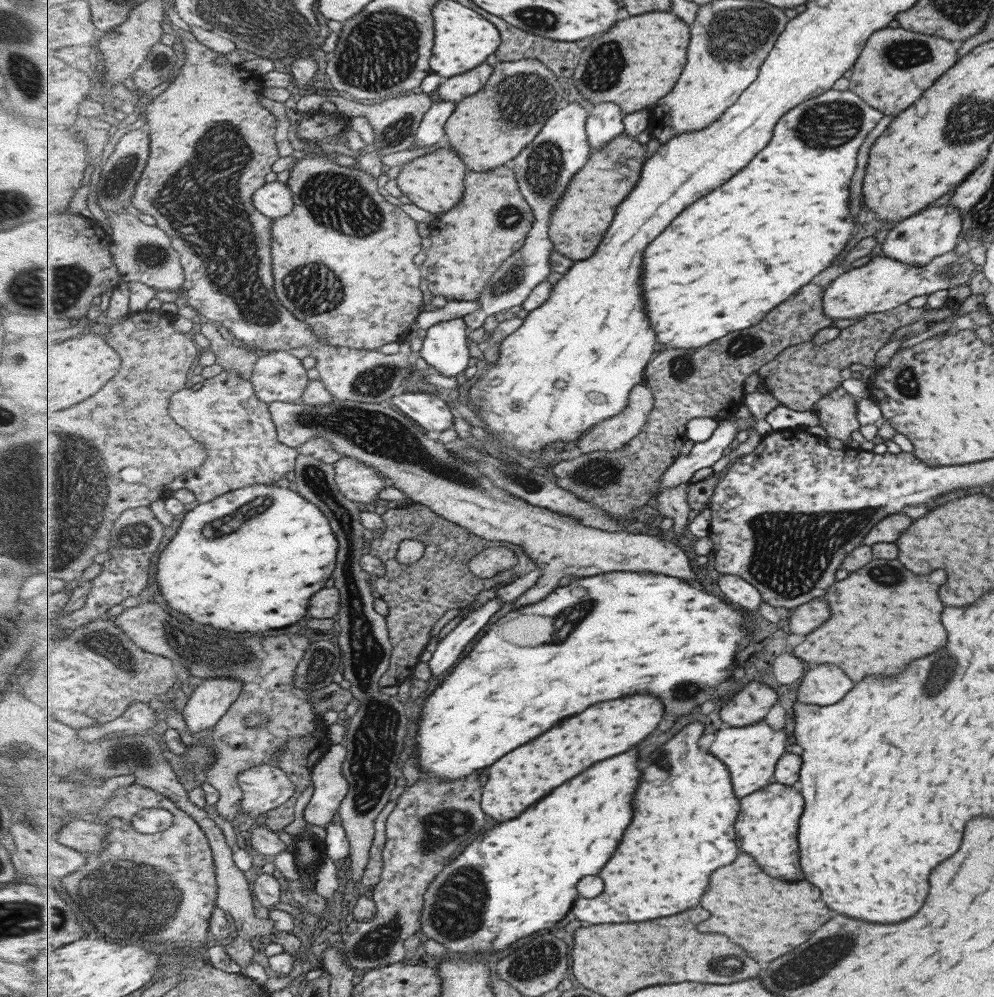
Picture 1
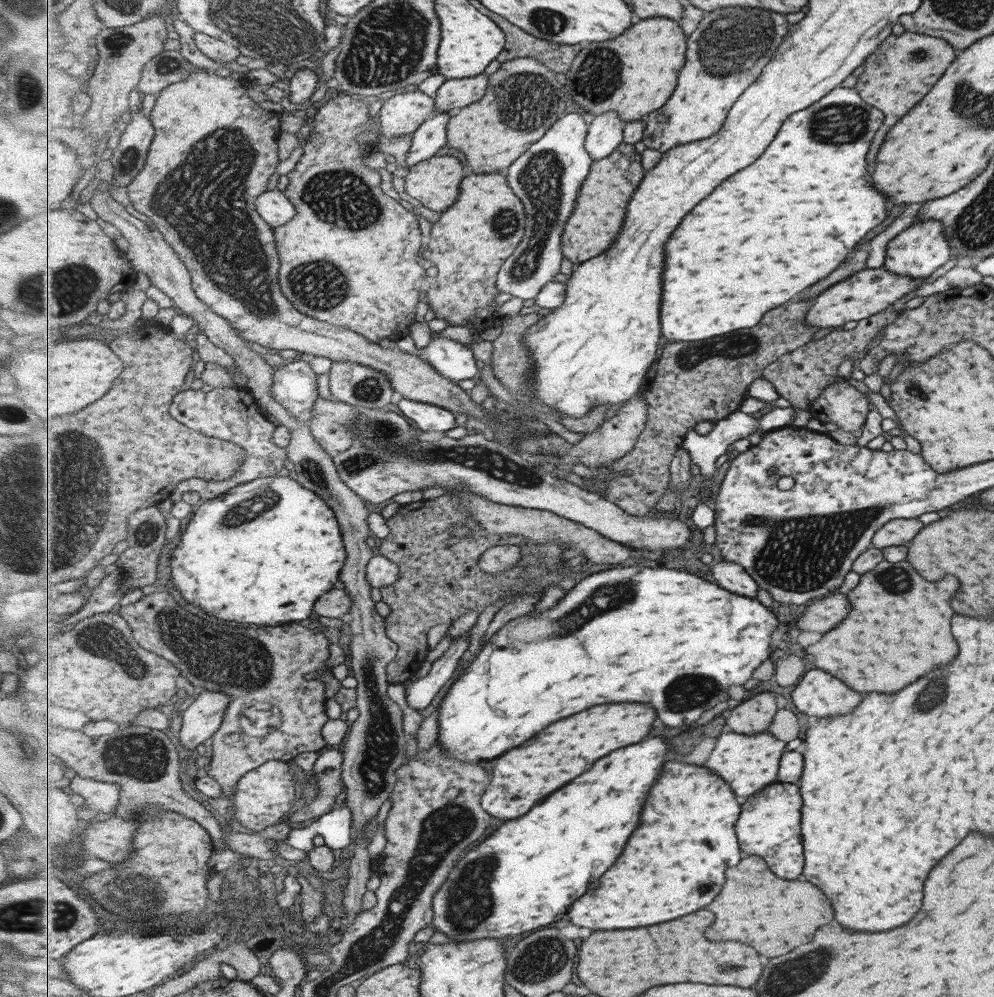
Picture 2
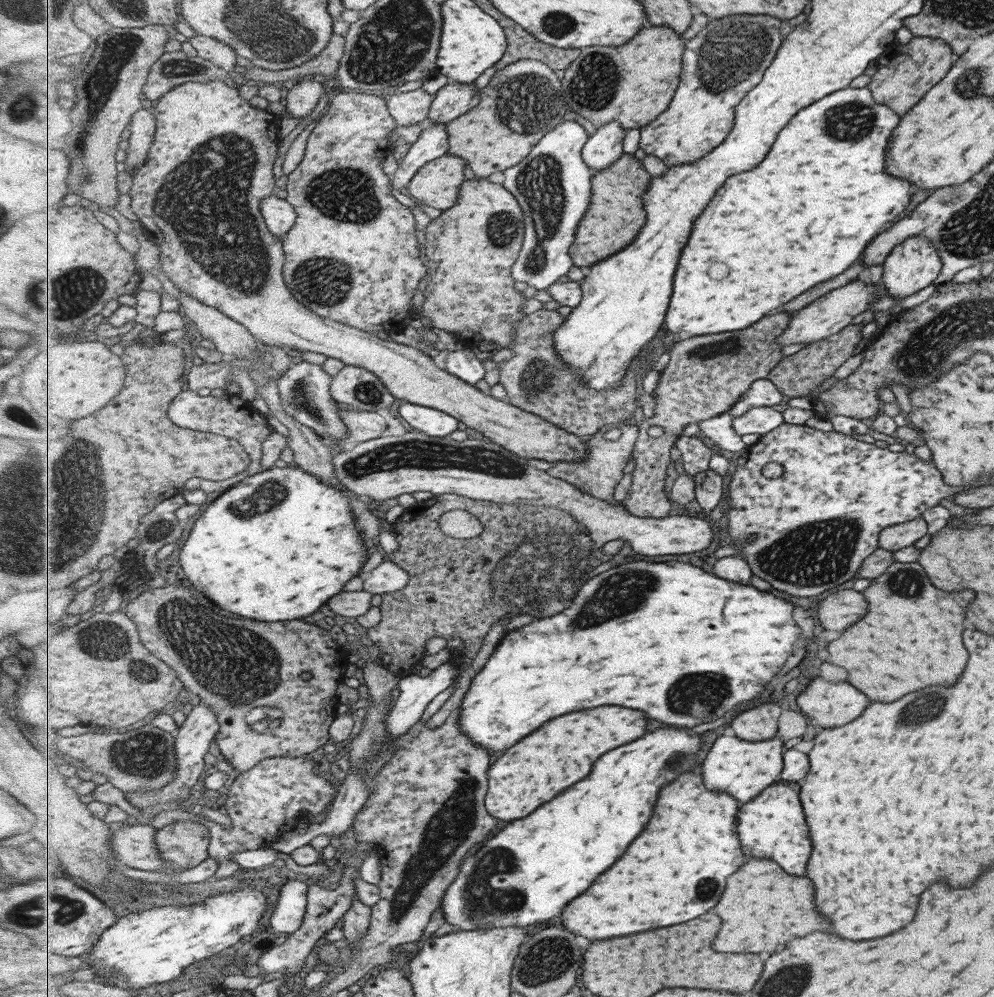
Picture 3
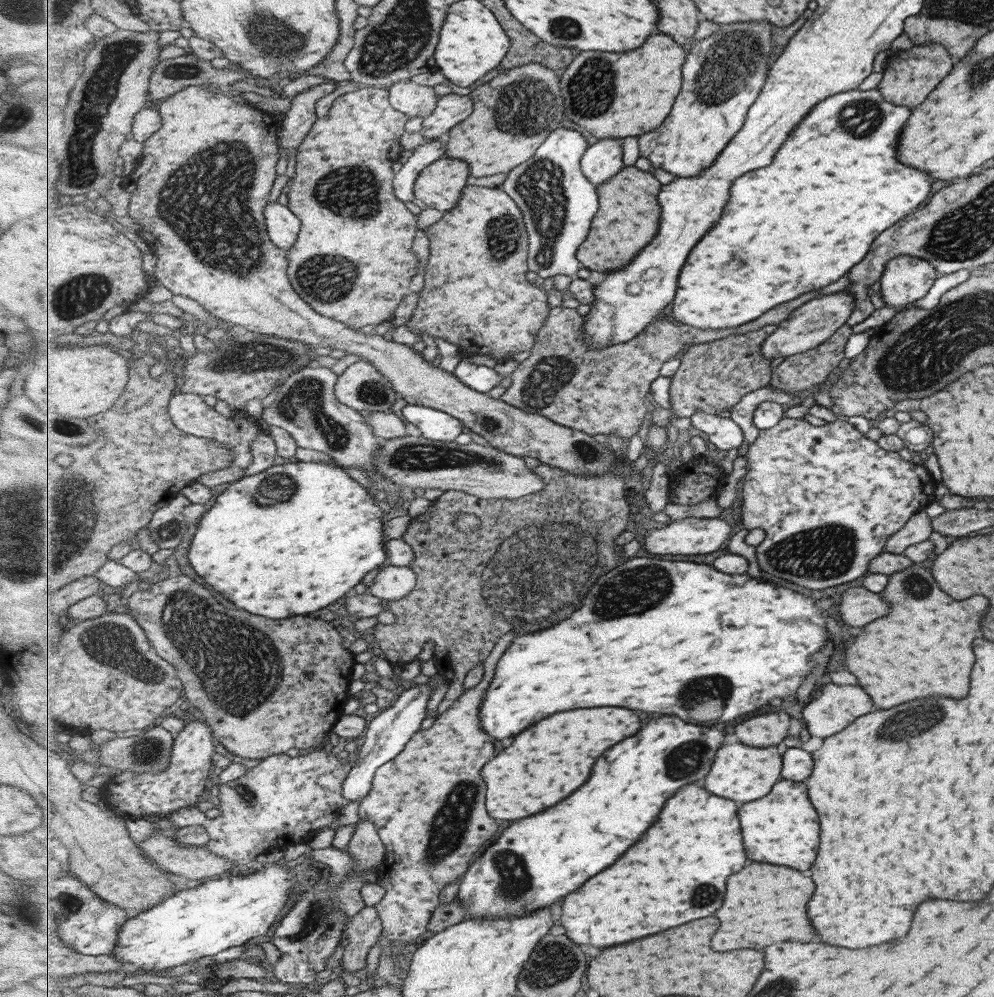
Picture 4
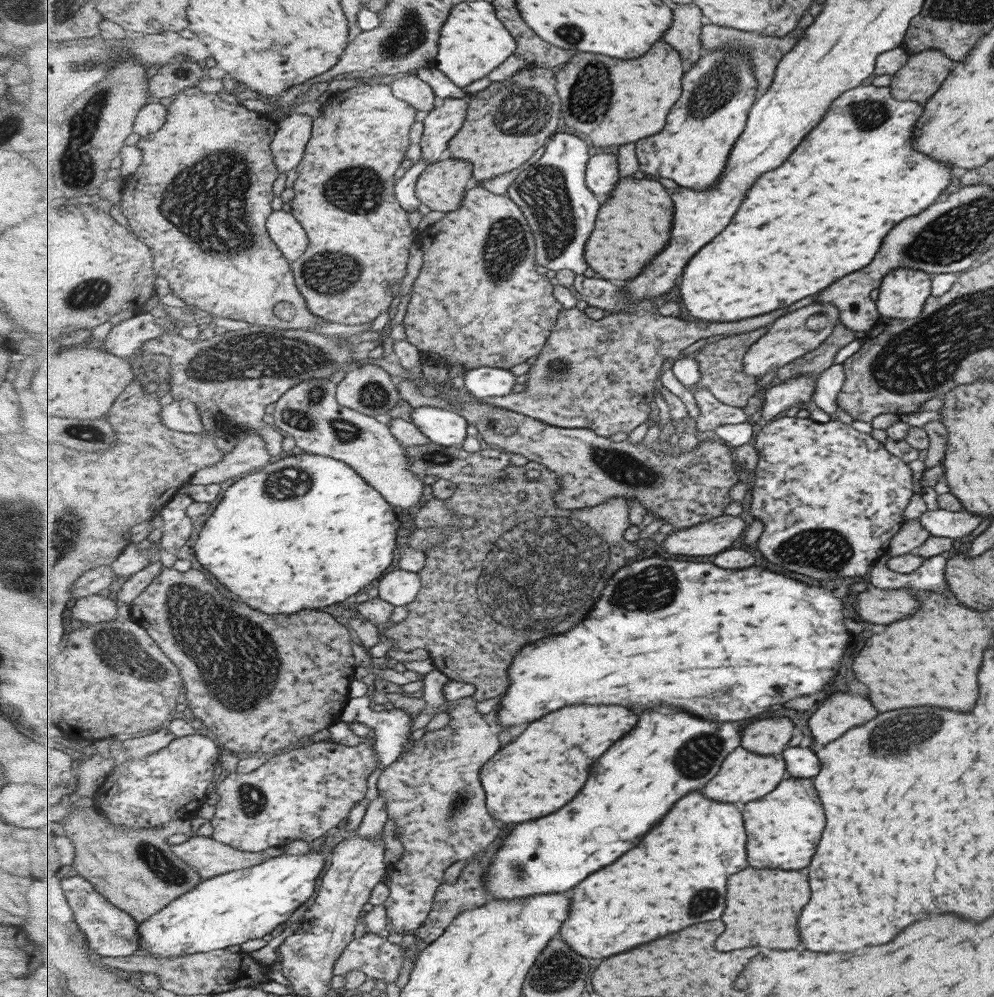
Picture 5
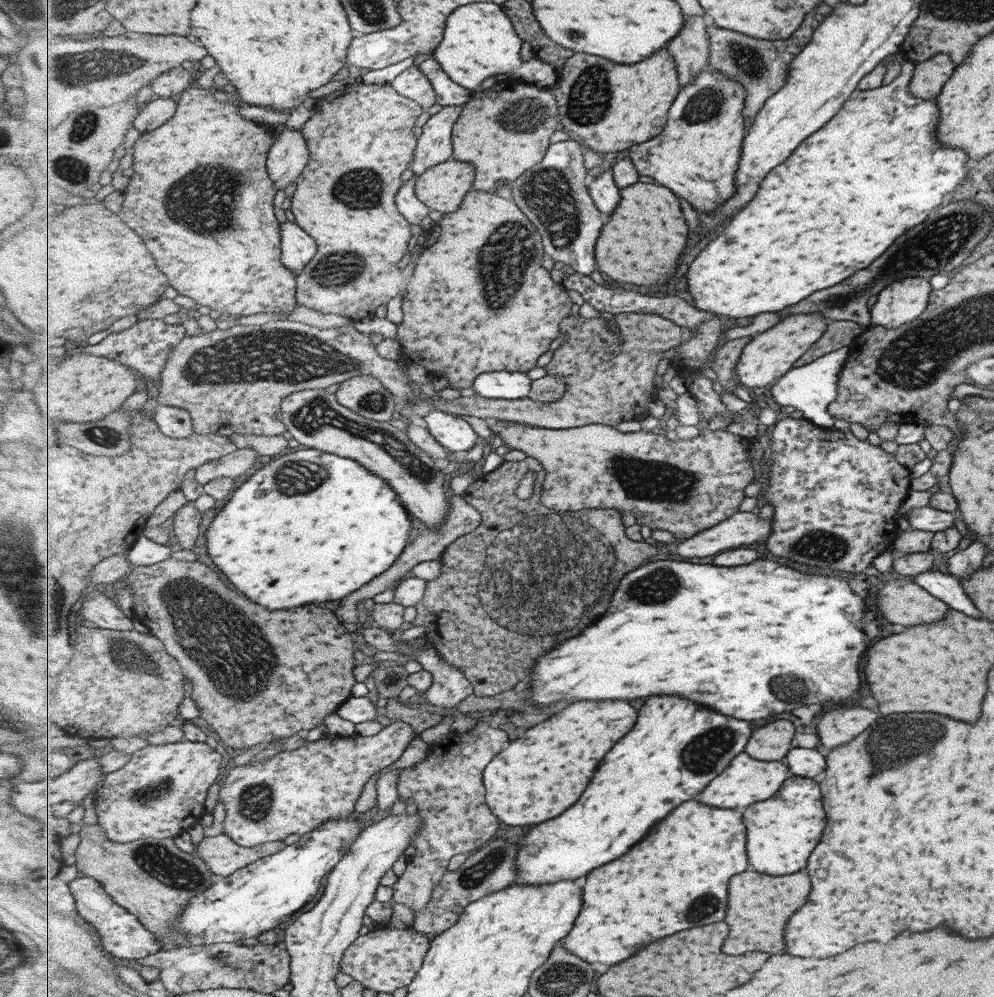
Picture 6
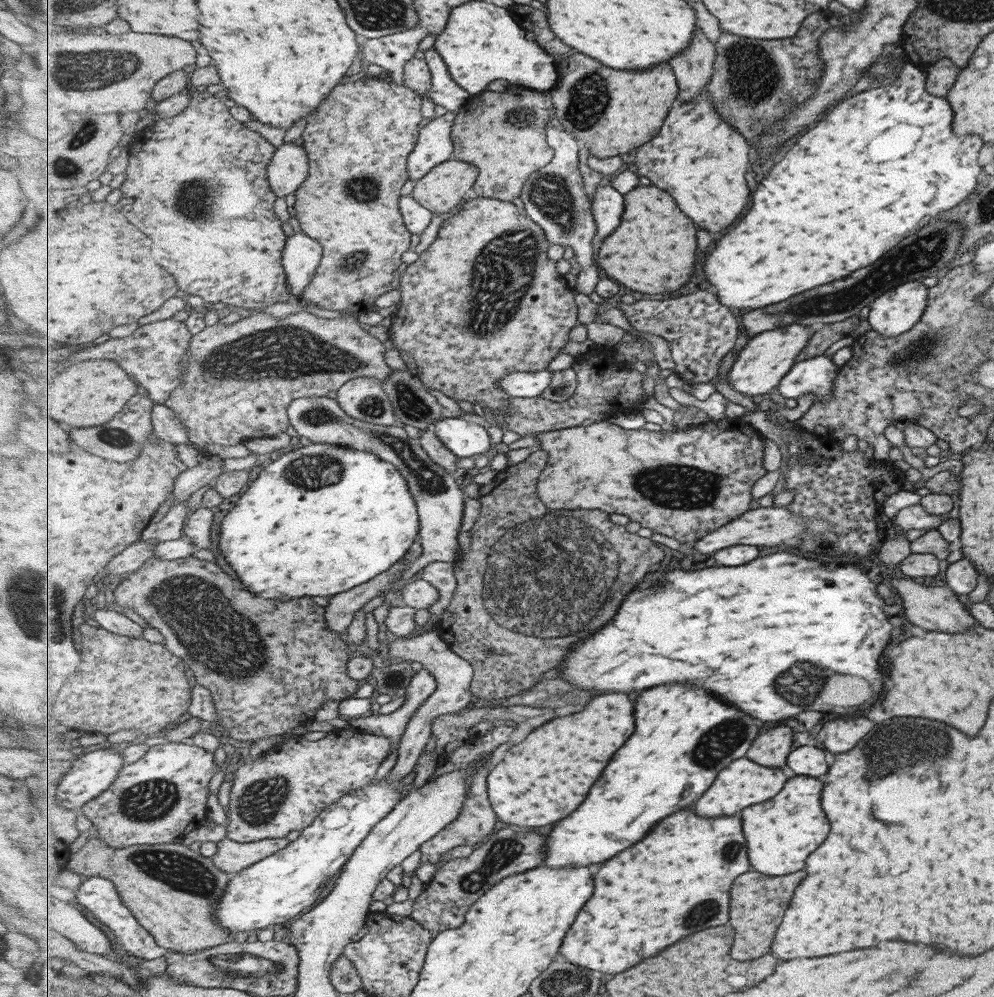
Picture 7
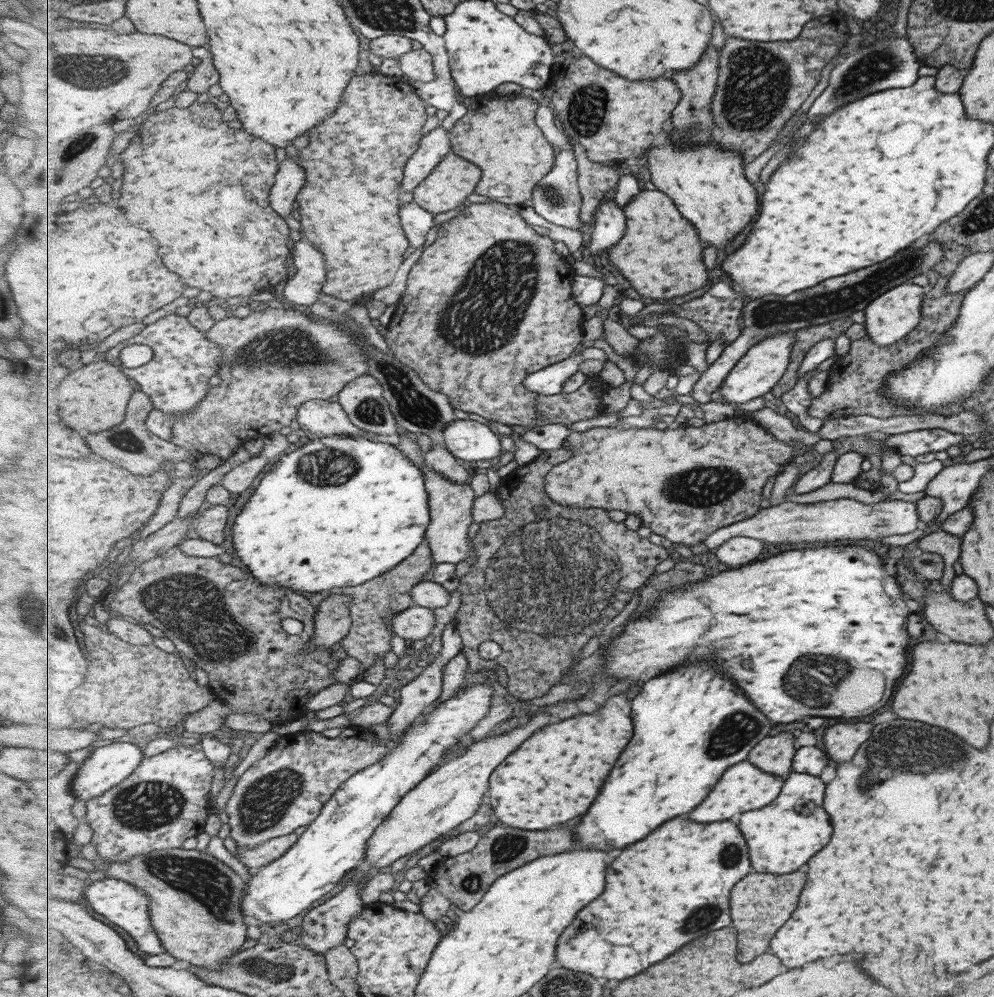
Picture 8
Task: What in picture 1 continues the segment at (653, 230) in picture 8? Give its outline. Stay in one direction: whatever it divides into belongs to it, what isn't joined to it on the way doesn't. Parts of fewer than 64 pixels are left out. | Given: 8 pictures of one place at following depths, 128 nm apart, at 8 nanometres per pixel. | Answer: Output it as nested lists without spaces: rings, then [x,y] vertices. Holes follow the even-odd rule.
[[[627,132],[619,134],[603,148],[592,148],[589,162],[575,174],[577,182],[573,182],[573,190],[569,190],[565,202],[555,208],[557,214],[551,220],[553,228],[549,228],[553,230],[549,237],[555,243],[555,250],[575,262],[591,258],[605,238],[617,214],[617,206],[636,188],[647,160],[647,146]]]

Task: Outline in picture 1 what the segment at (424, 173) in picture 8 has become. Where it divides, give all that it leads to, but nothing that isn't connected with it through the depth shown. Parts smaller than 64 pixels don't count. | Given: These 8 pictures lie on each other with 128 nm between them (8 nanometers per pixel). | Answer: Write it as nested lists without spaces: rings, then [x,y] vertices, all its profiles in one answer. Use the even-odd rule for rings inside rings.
[[[485,63],[467,73],[444,79],[438,90],[438,100],[451,100],[456,105],[459,104],[461,100],[481,92],[487,86],[493,71],[494,66]]]

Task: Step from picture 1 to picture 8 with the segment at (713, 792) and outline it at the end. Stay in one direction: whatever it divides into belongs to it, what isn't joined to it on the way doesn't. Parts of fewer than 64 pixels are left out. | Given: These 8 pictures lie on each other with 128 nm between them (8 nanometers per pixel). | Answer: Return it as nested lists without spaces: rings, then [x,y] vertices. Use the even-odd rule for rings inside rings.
[[[675,818],[645,838],[637,846],[629,846],[609,872],[609,890],[581,912],[581,918],[561,936],[557,947],[557,966],[587,972],[595,978],[607,980],[627,980],[653,964],[669,958],[679,948],[695,938],[701,938],[713,930],[727,928],[731,924],[731,890],[735,884],[751,874],[749,846],[737,824],[733,822],[713,822],[697,824],[687,818]]]

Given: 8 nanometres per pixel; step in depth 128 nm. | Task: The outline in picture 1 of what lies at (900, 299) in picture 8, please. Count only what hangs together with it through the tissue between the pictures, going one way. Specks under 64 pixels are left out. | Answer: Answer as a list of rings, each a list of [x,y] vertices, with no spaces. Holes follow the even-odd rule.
[[[947,202],[940,206],[927,206],[914,215],[901,219],[892,229],[885,232],[879,242],[877,252],[893,261],[913,267],[925,267],[935,256],[953,250],[961,232],[959,212]]]

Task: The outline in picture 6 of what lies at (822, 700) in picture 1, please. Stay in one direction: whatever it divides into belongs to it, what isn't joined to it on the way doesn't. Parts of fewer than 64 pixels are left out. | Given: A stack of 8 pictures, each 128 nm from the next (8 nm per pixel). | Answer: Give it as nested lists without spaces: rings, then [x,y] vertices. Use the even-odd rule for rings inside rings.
[[[831,706],[819,716],[815,725],[818,741],[829,750],[841,747],[863,732],[873,720],[875,714],[865,708]]]

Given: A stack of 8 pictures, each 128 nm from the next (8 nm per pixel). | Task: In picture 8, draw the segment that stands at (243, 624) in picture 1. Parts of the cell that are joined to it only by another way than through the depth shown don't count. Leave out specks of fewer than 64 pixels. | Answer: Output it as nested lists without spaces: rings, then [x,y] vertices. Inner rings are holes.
[[[337,434],[323,438],[312,438],[301,448],[283,455],[267,474],[262,478],[255,489],[255,496],[250,497],[244,508],[235,518],[231,528],[232,542],[235,544],[238,558],[249,566],[251,573],[267,585],[281,585],[296,591],[320,592],[326,590],[338,590],[340,588],[359,586],[388,573],[405,561],[415,550],[427,542],[427,530],[431,524],[431,507],[429,507],[429,491],[425,485],[425,473],[419,469],[419,465],[411,461],[392,439],[387,441],[375,441],[363,435]]]

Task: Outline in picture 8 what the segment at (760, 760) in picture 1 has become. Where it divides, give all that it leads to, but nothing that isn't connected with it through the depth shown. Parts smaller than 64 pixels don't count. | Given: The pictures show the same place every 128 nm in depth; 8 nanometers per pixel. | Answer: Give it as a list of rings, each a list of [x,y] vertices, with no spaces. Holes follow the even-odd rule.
[[[741,762],[741,766],[733,766],[733,770],[729,770],[729,774],[721,778],[721,782],[717,784],[717,790],[713,790],[713,794],[697,810],[693,810],[689,818],[695,822],[721,822],[721,820],[731,820],[733,816],[743,814],[745,810],[749,812],[749,810],[765,808],[773,800],[777,800],[777,796],[781,794],[783,782],[785,780],[781,776],[767,774],[757,766],[753,766],[751,762]]]

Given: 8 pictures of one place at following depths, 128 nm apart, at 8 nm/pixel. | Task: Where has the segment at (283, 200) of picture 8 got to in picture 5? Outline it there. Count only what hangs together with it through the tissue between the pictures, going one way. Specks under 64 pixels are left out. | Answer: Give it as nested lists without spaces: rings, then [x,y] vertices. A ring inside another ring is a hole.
[[[292,112],[278,124],[272,142],[273,156],[279,172],[297,170],[312,137],[315,119]]]

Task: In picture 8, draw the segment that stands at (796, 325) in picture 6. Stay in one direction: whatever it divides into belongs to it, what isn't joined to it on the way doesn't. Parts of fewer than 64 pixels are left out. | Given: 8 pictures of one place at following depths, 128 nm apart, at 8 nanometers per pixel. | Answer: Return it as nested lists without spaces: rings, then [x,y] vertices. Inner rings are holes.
[[[791,333],[769,336],[766,340],[755,344],[751,350],[743,356],[737,366],[727,376],[721,385],[720,394],[727,403],[747,404],[755,398],[765,396],[775,388],[775,384],[785,376],[785,370],[789,366],[791,347],[795,345],[795,339]]]

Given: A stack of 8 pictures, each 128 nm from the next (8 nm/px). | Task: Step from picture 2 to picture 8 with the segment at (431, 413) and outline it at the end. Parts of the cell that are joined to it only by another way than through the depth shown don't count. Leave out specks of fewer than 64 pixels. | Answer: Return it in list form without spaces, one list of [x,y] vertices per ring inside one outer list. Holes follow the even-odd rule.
[[[457,419],[443,430],[443,436],[447,448],[469,462],[493,460],[503,452],[499,434],[481,422]]]

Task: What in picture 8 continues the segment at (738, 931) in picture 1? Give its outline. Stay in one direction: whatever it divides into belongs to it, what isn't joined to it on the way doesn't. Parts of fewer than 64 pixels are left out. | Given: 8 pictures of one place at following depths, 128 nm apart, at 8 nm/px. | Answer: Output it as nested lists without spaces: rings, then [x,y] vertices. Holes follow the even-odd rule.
[[[805,872],[793,874],[749,874],[733,890],[733,920],[739,930],[739,958],[741,962],[753,962],[759,954],[769,950],[775,932],[793,916],[799,906],[801,892],[805,888]]]

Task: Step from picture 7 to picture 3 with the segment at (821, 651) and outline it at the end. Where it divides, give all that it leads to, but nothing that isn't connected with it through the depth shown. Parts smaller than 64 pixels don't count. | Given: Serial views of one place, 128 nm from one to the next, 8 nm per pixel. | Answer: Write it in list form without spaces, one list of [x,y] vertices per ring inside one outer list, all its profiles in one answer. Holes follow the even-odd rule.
[[[641,560],[641,562],[629,562],[629,564],[621,564],[617,568],[611,568],[609,572],[593,578],[593,582],[587,582],[585,590],[581,590],[577,602],[573,602],[571,610],[565,610],[565,614],[557,614],[557,618],[543,618],[543,620],[535,618],[523,629],[513,630],[504,636],[495,653],[489,658],[489,662],[485,664],[485,668],[471,680],[471,688],[465,694],[465,700],[461,702],[458,709],[461,729],[474,742],[477,738],[477,742],[481,742],[483,746],[489,746],[493,750],[505,750],[505,748],[515,746],[519,740],[523,740],[531,732],[539,730],[545,722],[549,722],[557,716],[563,716],[567,712],[579,712],[585,708],[617,704],[617,706],[625,706],[625,708],[643,710],[651,718],[667,722],[674,727],[693,728],[697,724],[703,724],[703,721],[723,718],[727,712],[739,710],[743,704],[749,704],[762,696],[761,692],[765,691],[765,688],[775,680],[775,676],[779,676],[779,672],[783,672],[785,662],[795,654],[795,644],[801,640],[801,626],[795,624],[795,618],[793,618],[797,606],[793,602],[777,598],[769,592],[761,592],[751,584],[739,584],[739,582],[731,582],[731,580],[719,578],[715,574],[709,574],[703,568],[693,566],[693,564],[685,564],[685,562],[673,562],[673,564],[661,562],[661,564],[653,564],[653,566],[651,564],[653,562]]]

